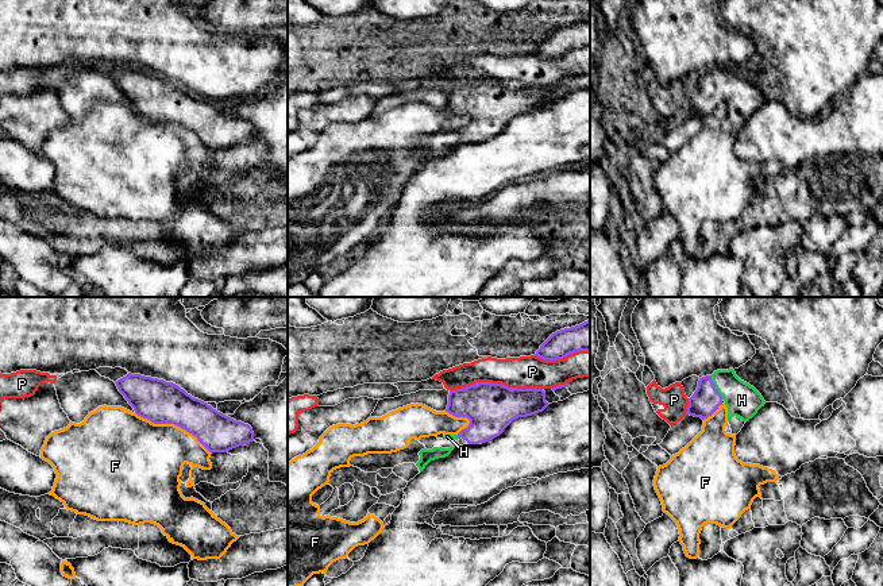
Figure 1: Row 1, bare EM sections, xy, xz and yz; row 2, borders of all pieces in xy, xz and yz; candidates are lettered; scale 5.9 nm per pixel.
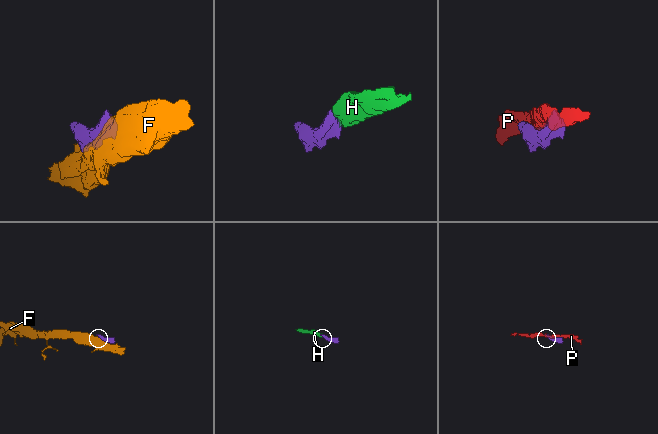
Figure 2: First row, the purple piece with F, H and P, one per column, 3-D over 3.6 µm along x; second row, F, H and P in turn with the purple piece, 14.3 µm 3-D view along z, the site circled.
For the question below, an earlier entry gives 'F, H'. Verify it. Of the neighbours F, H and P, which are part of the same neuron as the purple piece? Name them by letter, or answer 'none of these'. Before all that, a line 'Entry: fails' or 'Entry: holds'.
Entry: fails
H

